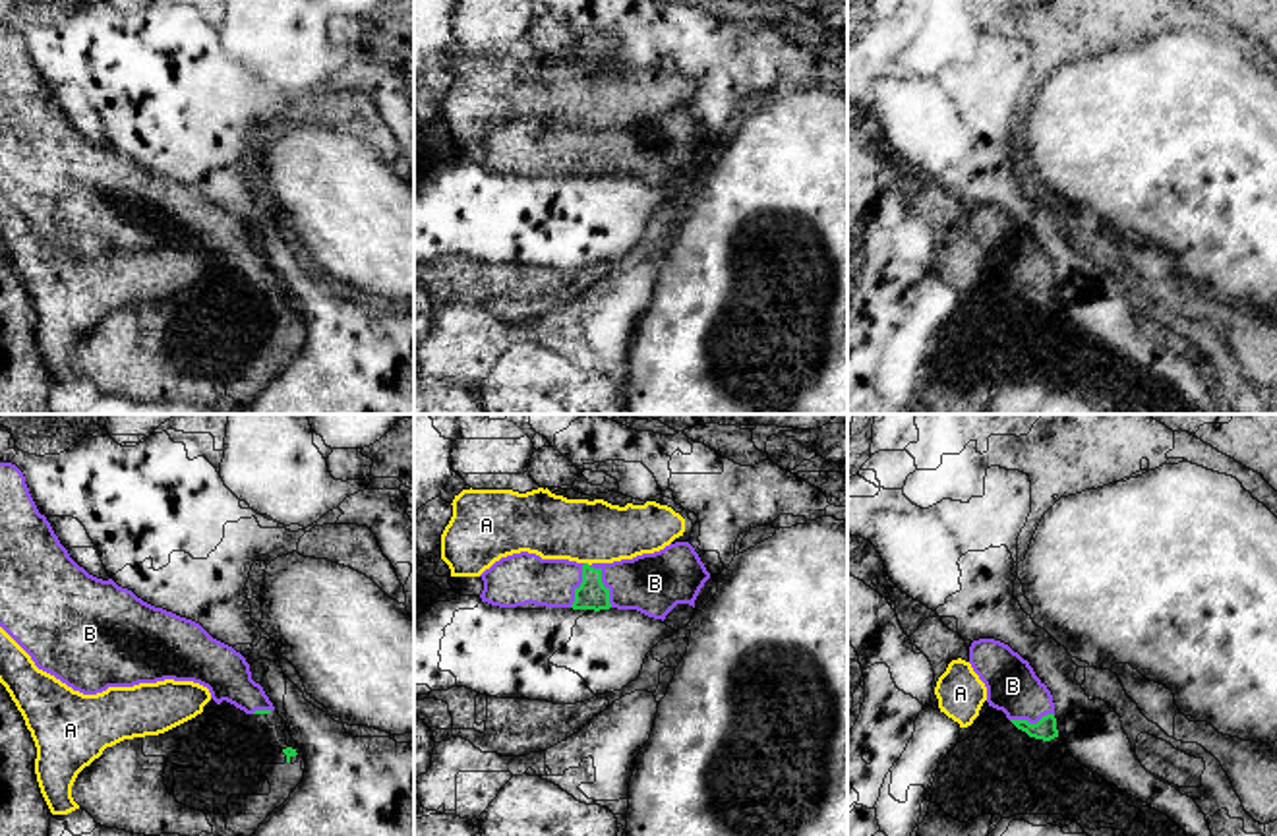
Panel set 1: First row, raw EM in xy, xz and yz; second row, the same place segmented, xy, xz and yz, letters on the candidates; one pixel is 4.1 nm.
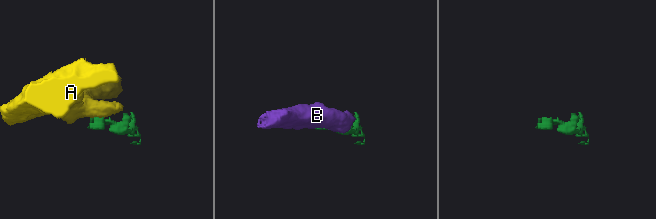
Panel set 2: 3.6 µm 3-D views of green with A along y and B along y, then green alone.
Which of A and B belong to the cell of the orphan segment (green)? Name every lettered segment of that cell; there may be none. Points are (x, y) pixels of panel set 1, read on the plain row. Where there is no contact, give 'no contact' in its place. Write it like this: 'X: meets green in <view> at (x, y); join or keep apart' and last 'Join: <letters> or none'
A: meets green in xz at (587, 130); keep apart
B: meets green in xz at (602, 149); join
Join: B

